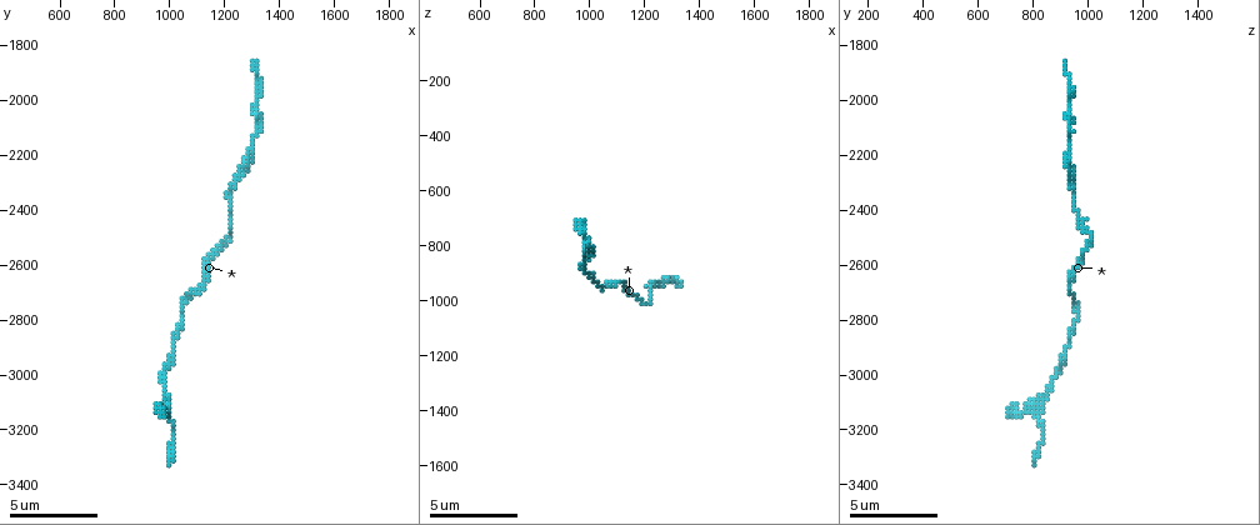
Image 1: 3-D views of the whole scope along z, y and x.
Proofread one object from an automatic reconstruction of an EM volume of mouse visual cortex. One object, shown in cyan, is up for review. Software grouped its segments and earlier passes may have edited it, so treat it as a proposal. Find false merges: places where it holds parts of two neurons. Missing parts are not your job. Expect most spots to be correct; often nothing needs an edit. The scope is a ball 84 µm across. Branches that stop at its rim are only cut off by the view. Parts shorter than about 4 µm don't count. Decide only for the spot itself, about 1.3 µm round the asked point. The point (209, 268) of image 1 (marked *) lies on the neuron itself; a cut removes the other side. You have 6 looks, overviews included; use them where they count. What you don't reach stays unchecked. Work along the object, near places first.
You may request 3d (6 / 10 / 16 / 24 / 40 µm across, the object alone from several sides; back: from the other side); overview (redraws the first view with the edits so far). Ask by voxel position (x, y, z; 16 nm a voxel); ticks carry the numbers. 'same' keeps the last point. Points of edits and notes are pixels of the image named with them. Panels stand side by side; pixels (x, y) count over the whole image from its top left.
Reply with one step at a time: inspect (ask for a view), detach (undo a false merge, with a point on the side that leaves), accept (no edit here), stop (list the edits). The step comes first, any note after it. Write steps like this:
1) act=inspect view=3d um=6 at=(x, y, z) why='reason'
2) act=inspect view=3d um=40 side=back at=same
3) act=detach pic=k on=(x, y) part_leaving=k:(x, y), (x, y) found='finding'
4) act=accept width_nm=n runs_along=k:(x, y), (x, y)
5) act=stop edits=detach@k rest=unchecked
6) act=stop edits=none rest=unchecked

act=inspect view=3d um=6 at=(980, 3060, 860)

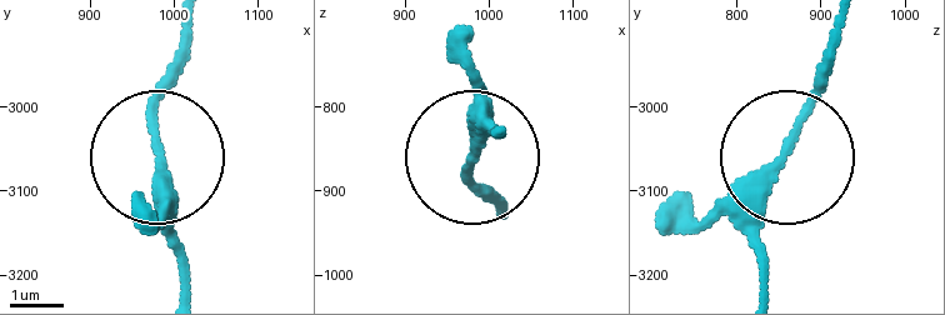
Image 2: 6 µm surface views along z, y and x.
act=accept runs_along=2:(185, 21), (159, 115), (185, 290) found='continuous, no second neuron'

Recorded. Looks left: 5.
act=inspect view=3d um=16 at=(1090, 2710, 930)

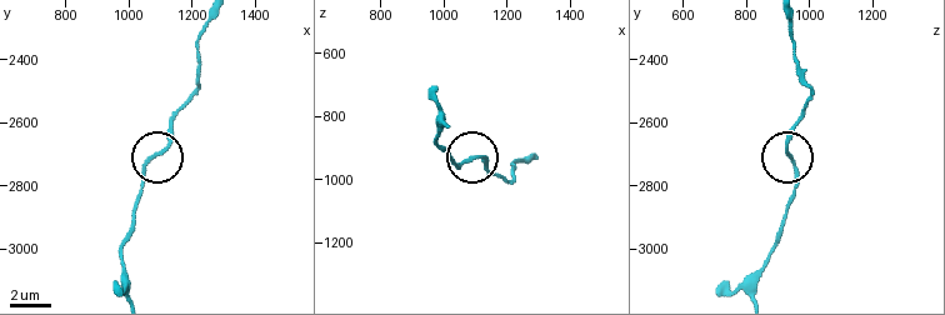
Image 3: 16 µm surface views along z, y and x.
act=accept width_nm=170 found='one neuron here'

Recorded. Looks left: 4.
act=inspect view=3d um=16 at=(1220, 2300, 940) why='thick turns thin'

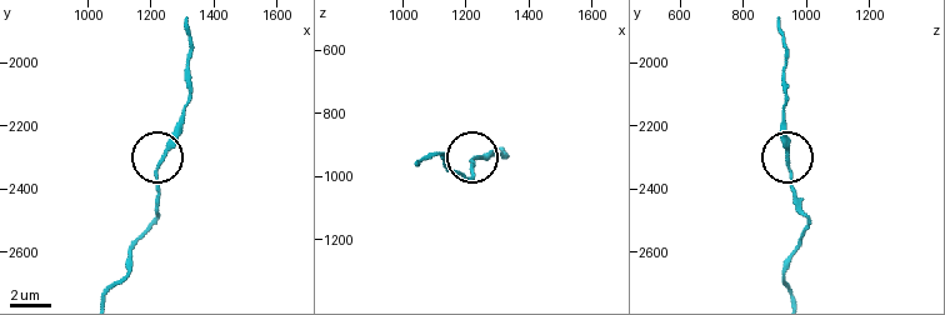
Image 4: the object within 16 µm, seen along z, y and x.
act=accept runs_along=4:(133, 253), (136, 240), (156, 214), (158, 164), (186, 105) found='continuous, no second neuron'

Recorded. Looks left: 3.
act=stop edits=none rest=unchecked

